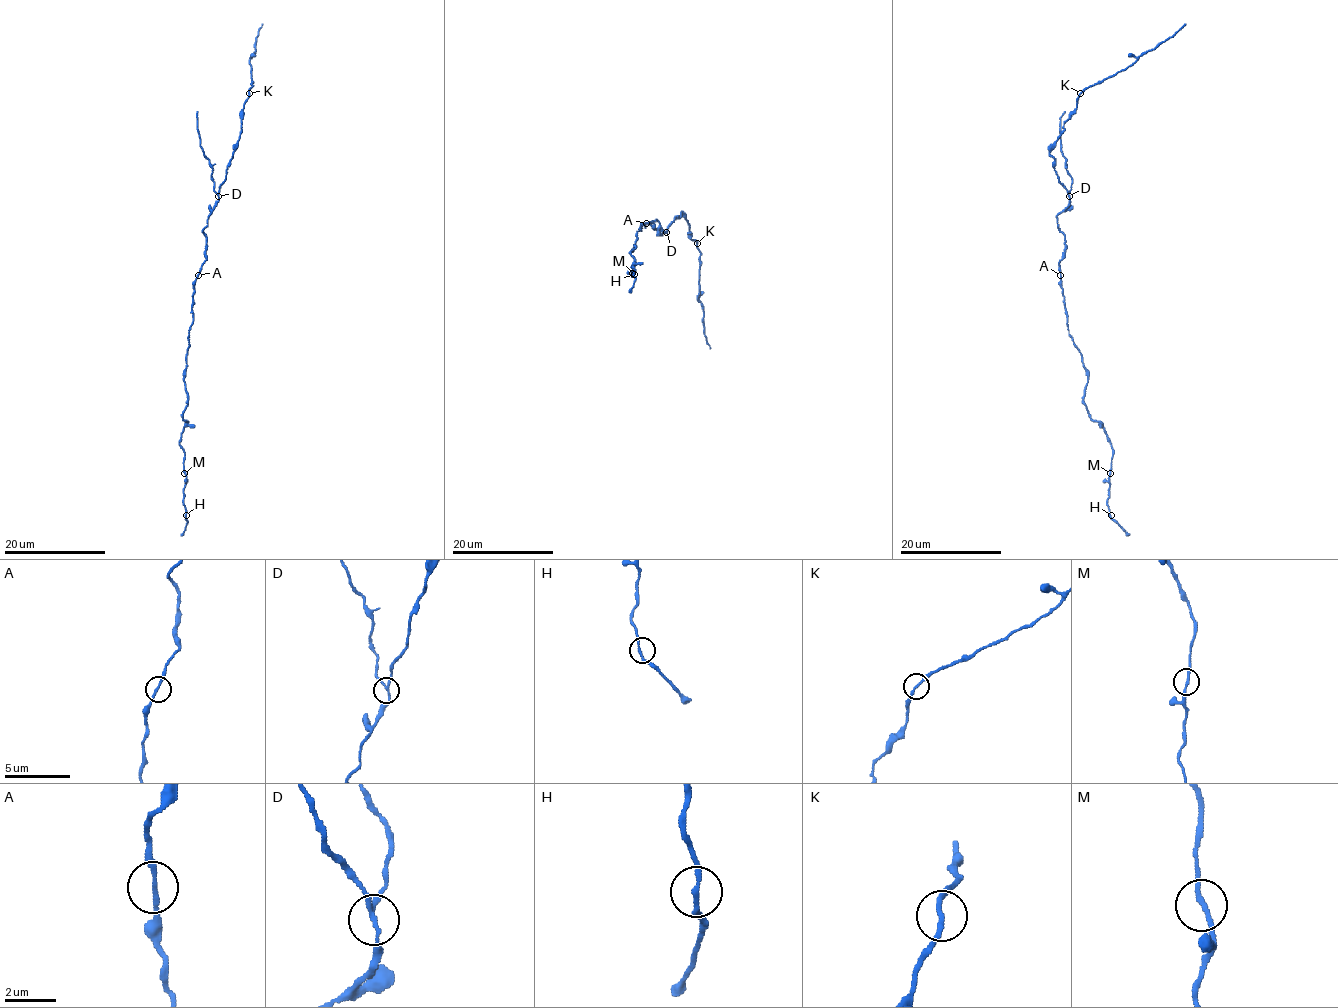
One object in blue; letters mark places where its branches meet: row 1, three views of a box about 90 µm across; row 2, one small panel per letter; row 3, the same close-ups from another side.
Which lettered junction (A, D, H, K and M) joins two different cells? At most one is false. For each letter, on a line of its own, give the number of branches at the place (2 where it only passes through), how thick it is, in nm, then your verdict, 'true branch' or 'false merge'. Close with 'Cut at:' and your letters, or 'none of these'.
A: branches 2; calibre 190 nm; true branch
D: branches 3; calibre 150 nm; false merge
H: branches 2; calibre 190 nm; true branch
K: branches 2; calibre 180 nm; true branch
M: branches 2; calibre 180 nm; true branch
Cut at: D

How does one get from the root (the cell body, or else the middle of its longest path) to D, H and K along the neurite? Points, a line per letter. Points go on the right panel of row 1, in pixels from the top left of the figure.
D: (1065, 252), (1065, 235), (1056, 216), (1068, 205), (1069, 196)
H: (1065, 252), (1059, 262), (1060, 286), (1069, 336), (1087, 376), (1083, 403), (1112, 449), (1111, 515)
K: (1065, 252), (1065, 235), (1056, 216), (1068, 205), (1069, 195), (1050, 152), (1080, 93)

